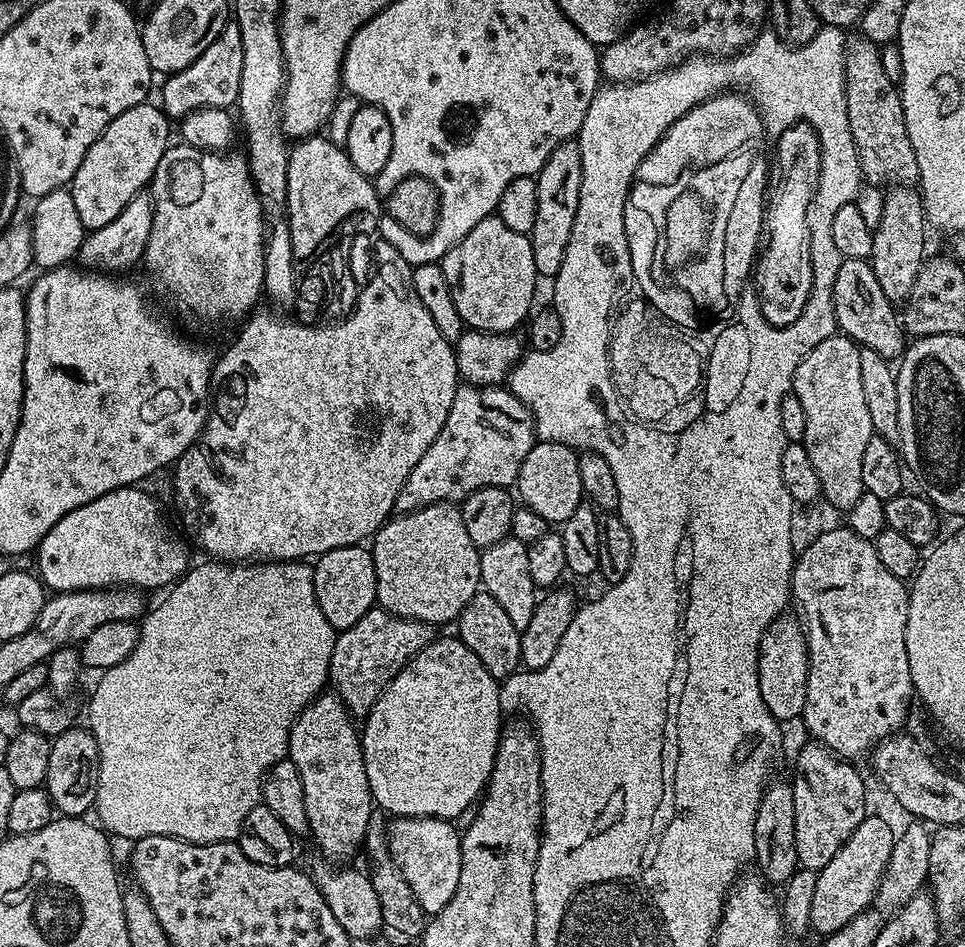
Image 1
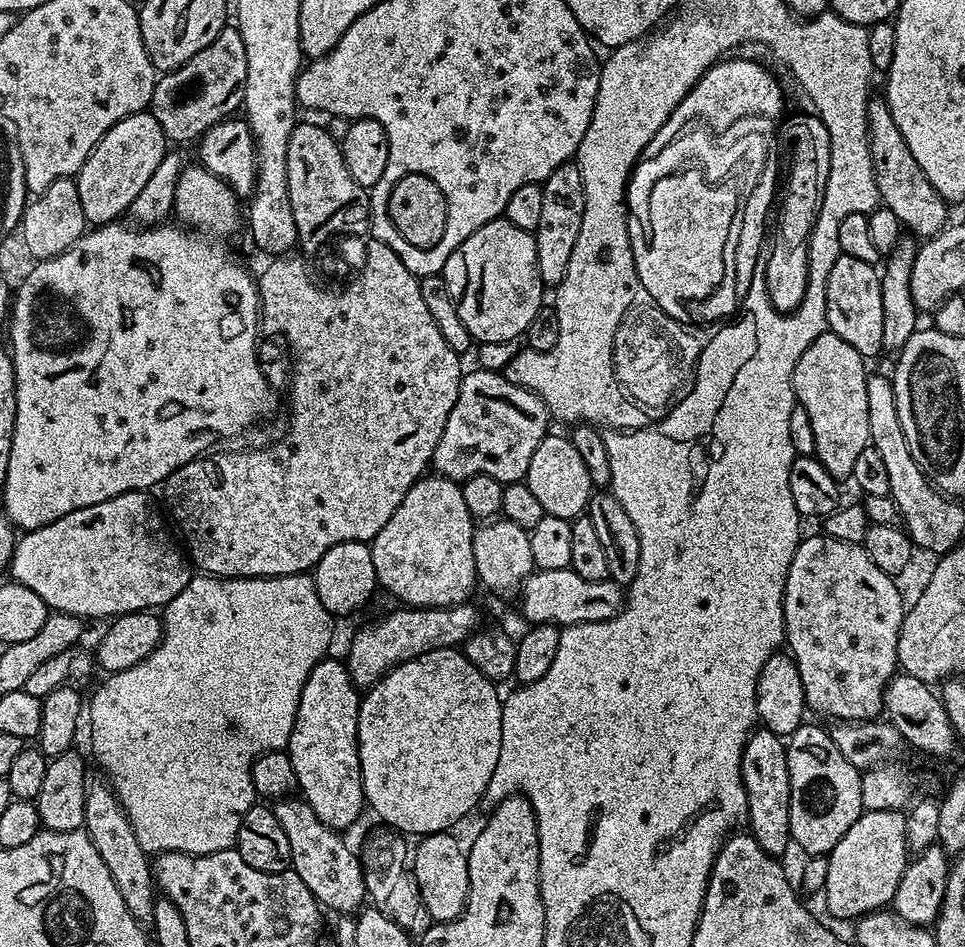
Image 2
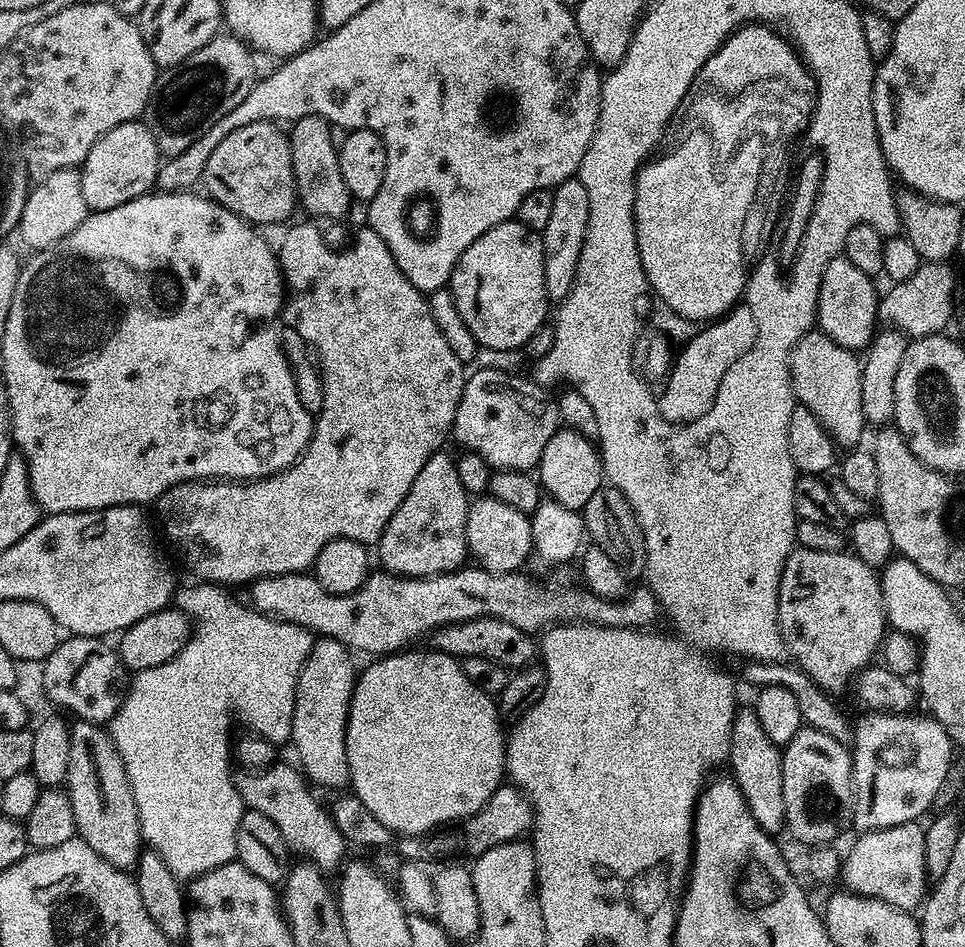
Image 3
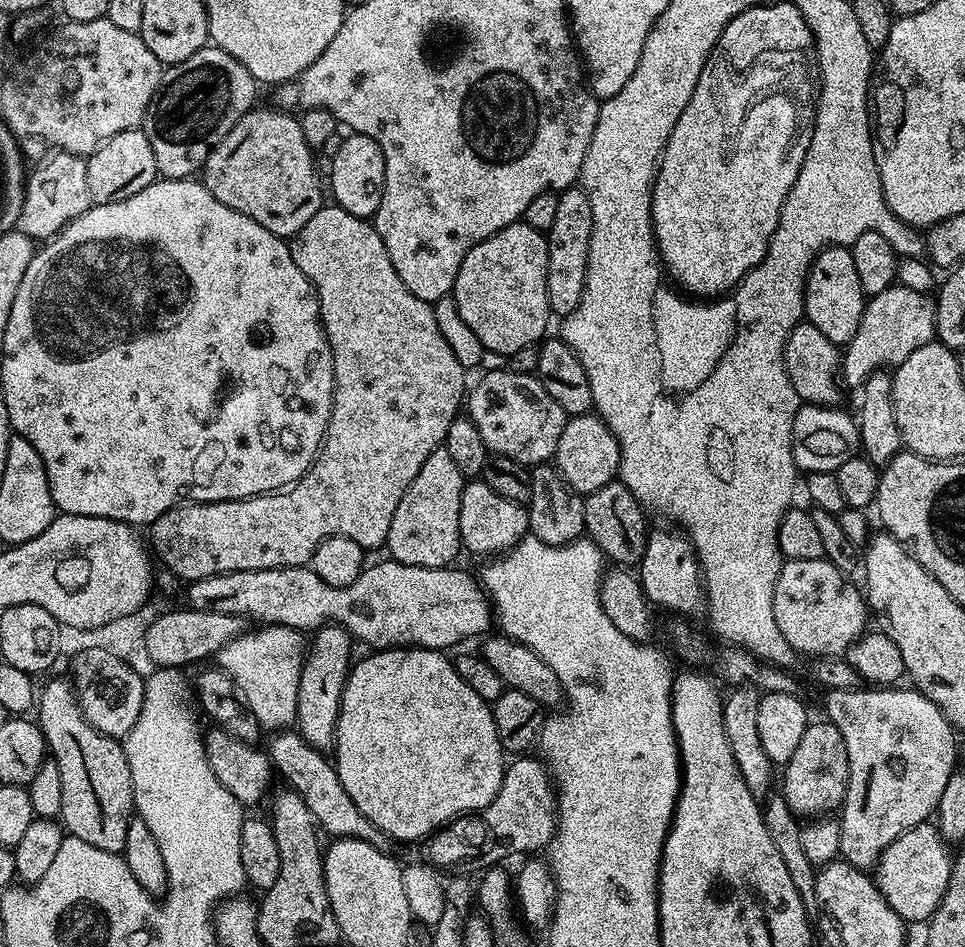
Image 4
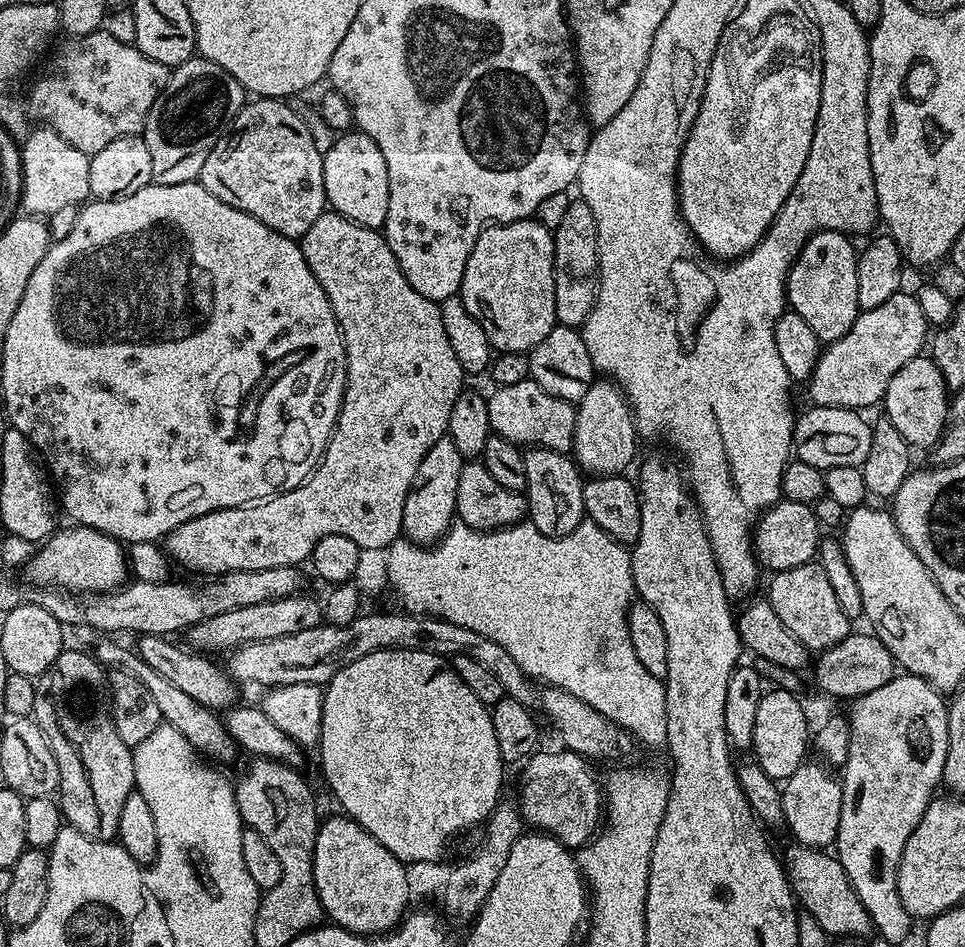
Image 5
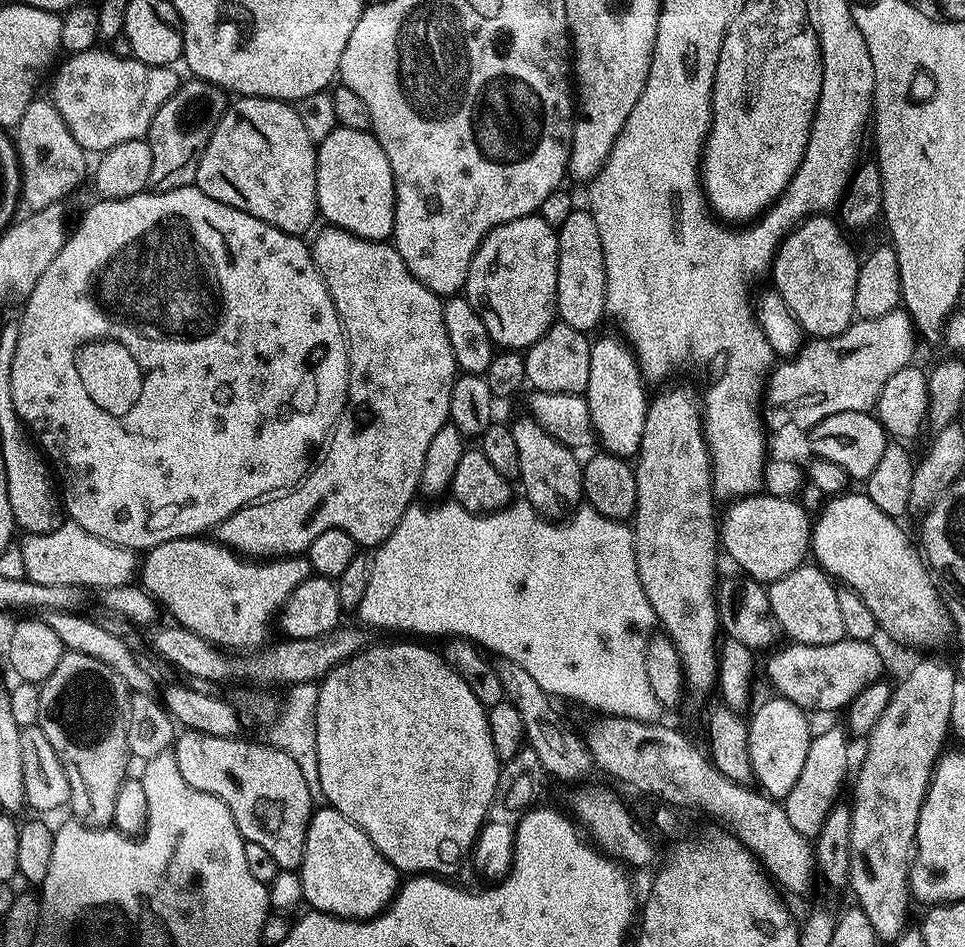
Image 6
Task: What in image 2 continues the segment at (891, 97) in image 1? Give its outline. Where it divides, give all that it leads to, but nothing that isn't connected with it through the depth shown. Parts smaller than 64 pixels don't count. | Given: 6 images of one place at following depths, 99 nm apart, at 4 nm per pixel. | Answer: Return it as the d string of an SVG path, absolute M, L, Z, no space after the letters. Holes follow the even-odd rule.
M872 98L868 101L868 141L880 204L894 210L894 214L898 214L901 225L913 237L936 236L949 223L949 201L942 199L938 190L930 186L930 178L922 174L922 166L918 166L914 154L910 154L910 148L906 146L902 134L899 133L898 126L894 126L894 118L890 114L887 99Z

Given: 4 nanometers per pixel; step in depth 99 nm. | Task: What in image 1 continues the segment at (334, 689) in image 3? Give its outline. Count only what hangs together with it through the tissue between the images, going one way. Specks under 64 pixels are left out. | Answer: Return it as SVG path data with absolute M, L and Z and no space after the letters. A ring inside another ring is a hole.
M335 691L321 692L302 710L290 730L287 759L298 766L298 774L302 777L310 836L328 855L325 857L336 862L351 861L348 859L361 851L374 801L370 778L366 778L357 721Z

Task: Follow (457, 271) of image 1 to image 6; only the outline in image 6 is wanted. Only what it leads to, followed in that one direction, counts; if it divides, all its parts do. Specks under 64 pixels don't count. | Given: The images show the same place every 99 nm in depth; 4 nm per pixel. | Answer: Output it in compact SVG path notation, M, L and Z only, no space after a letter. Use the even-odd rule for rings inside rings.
M539 214L523 216L514 222L506 222L502 226L492 228L488 237L478 246L478 250L470 262L468 277L466 278L466 282L462 289L463 295L467 296L470 306L474 306L474 310L478 310L478 318L482 318L486 330L490 330L490 338L501 349L526 350L531 344L538 342L538 338L542 338L546 334L546 330L552 327L554 321L557 319L556 287L558 286L558 238L556 237L556 234L557 229L550 227Z

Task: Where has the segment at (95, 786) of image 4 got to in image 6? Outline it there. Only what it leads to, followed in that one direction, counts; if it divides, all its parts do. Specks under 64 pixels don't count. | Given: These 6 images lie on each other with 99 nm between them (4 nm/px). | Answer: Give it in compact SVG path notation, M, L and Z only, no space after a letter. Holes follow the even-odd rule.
M65 651L64 656L54 666L54 674L39 685L38 718L36 724L46 734L50 746L54 746L54 754L62 762L66 770L66 778L70 778L70 798L68 804L72 808L71 815L91 828L102 828L112 824L114 818L114 802L118 798L118 786L129 775L128 760L128 721L132 715L133 693L128 683L98 658L90 658L90 654L78 654Z

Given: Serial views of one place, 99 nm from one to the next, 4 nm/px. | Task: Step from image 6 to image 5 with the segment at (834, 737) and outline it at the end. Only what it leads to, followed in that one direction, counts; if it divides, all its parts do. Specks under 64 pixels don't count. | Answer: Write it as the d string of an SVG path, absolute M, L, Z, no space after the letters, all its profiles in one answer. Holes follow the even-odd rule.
M802 763L788 780L783 781L782 814L795 843L806 848L828 850L835 845L838 822L842 818L842 783L827 772L829 769L823 763L820 764Z

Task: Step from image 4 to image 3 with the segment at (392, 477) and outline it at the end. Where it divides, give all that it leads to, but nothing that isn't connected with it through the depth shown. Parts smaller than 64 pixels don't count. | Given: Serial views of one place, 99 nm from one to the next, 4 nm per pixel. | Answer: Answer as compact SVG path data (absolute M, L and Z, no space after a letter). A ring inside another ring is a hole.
M308 222L312 224L296 224L293 223L288 233L280 240L280 248L278 244L278 259L280 261L280 271L284 273L284 282L287 291L290 295L287 297L286 303L282 309L283 323L288 323L302 339L308 344L316 344L316 348L320 351L320 376L324 379L324 393L320 396L320 413L317 411L314 416L314 423L312 426L312 437L310 442L304 448L304 453L296 459L296 461L284 468L280 472L276 472L273 476L264 476L260 480L250 480L247 482L209 482L207 480L185 480L183 484L174 486L170 490L166 490L160 495L159 500L155 501L154 508L160 511L160 520L164 523L164 536L172 543L172 548L178 555L184 559L184 564L190 571L204 582L211 582L221 586L233 586L232 584L244 584L244 586L251 585L252 581L260 580L263 576L285 576L286 574L294 574L295 572L307 573L309 569L315 565L318 554L322 554L322 546L326 546L332 540L353 540L365 546L372 546L379 541L381 534L386 530L386 526L390 522L390 518L394 518L394 510L398 510L398 506L402 506L402 498L406 498L406 494L410 494L410 486L414 486L414 478L418 478L422 466L426 466L426 462L435 452L441 451L445 447L444 439L449 439L452 423L456 417L458 410L458 402L462 398L462 390L464 389L464 382L466 379L466 365L462 363L454 355L454 350L450 350L450 346L446 342L446 338L442 338L442 330L438 330L438 322L434 322L434 314L430 310L425 293L419 292L406 278L406 274L402 274L402 270L398 266L396 259L390 254L390 250L386 246L386 242L382 242L382 238L378 238L378 234L373 228L367 226L361 227L362 230L352 240L352 245L349 246L345 252L335 252L330 245L324 241L324 236L320 233L321 225L316 222Z

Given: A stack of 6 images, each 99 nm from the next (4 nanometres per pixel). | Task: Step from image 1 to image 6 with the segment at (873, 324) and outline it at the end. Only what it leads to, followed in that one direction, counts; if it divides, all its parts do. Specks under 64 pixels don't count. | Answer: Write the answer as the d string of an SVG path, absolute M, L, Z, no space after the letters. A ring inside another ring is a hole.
M828 214L810 216L803 220L799 226L781 242L776 250L776 256L772 259L770 269L771 287L790 306L790 314L798 318L805 334L812 338L837 336L846 331L854 322L856 311L854 310L854 286L858 286L858 270L861 261L852 254L851 248L844 241L845 233L841 225Z

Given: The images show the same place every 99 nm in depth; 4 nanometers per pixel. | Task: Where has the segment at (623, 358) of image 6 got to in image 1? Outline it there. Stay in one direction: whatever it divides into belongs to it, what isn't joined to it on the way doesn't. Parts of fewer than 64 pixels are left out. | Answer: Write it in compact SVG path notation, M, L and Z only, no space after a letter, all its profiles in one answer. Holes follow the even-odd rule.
M540 440L532 445L530 454L526 454L526 462L522 462L522 470L518 474L514 488L522 501L523 507L538 514L549 525L560 526L585 499L582 490L582 478L578 476L579 455L564 444L555 444L549 440Z

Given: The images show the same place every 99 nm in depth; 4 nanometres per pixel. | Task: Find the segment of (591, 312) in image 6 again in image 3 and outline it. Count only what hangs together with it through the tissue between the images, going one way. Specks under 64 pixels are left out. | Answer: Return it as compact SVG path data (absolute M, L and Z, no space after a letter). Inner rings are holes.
M578 178L556 185L551 189L551 193L554 207L550 219L546 222L546 230L542 234L544 277L549 301L559 302L570 294L574 278L578 274L578 254L582 254L582 242L586 238L586 226L590 222L590 194L586 194L586 186L582 186Z

